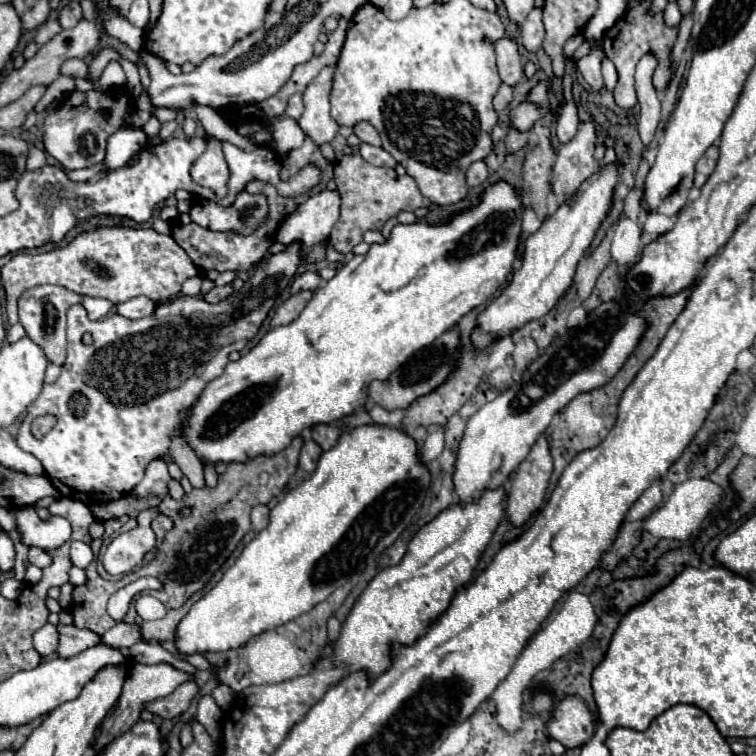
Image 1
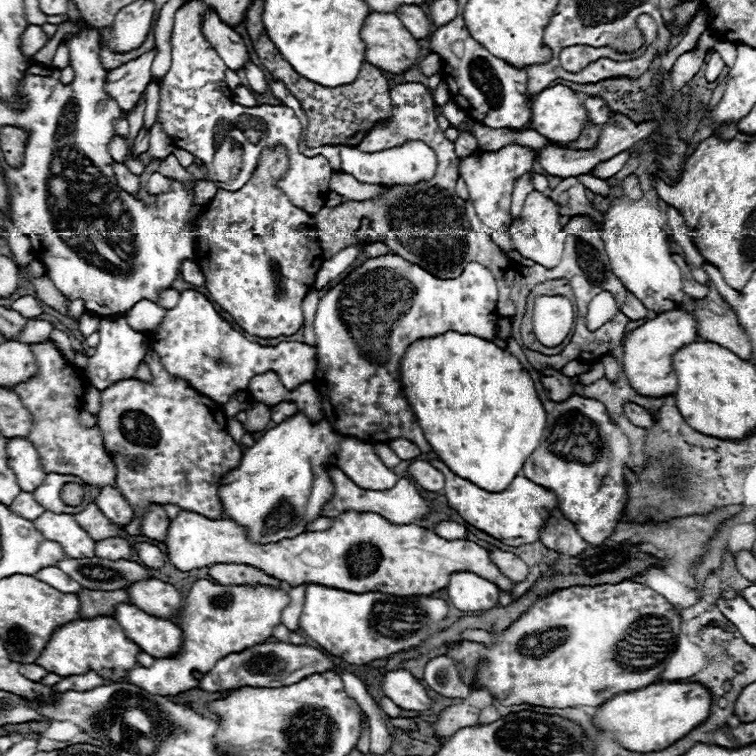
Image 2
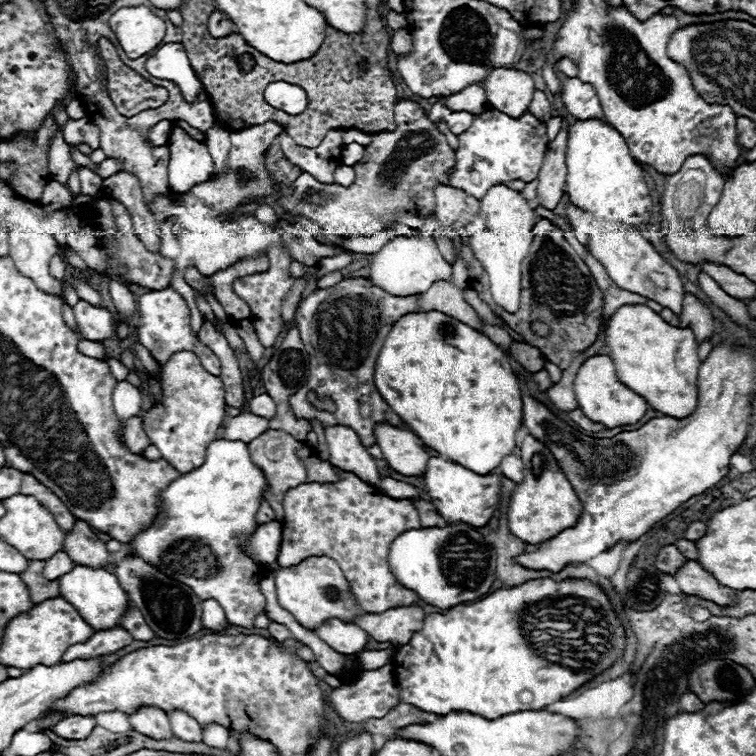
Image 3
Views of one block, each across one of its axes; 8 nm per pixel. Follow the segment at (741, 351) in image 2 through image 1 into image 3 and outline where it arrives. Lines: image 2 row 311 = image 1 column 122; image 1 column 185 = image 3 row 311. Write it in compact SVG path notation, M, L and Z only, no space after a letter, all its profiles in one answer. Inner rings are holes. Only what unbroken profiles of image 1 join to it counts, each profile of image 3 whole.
M602 224L602 228L592 226L588 238L590 238L590 244L588 244L590 254L594 254L598 262L602 262L602 266L606 268L608 276L616 286L634 294L642 294L658 302L660 306L670 308L674 314L682 312L682 298L686 292L682 288L682 280L678 272L638 232L632 232L620 226L612 226L612 230L606 230L606 224Z

